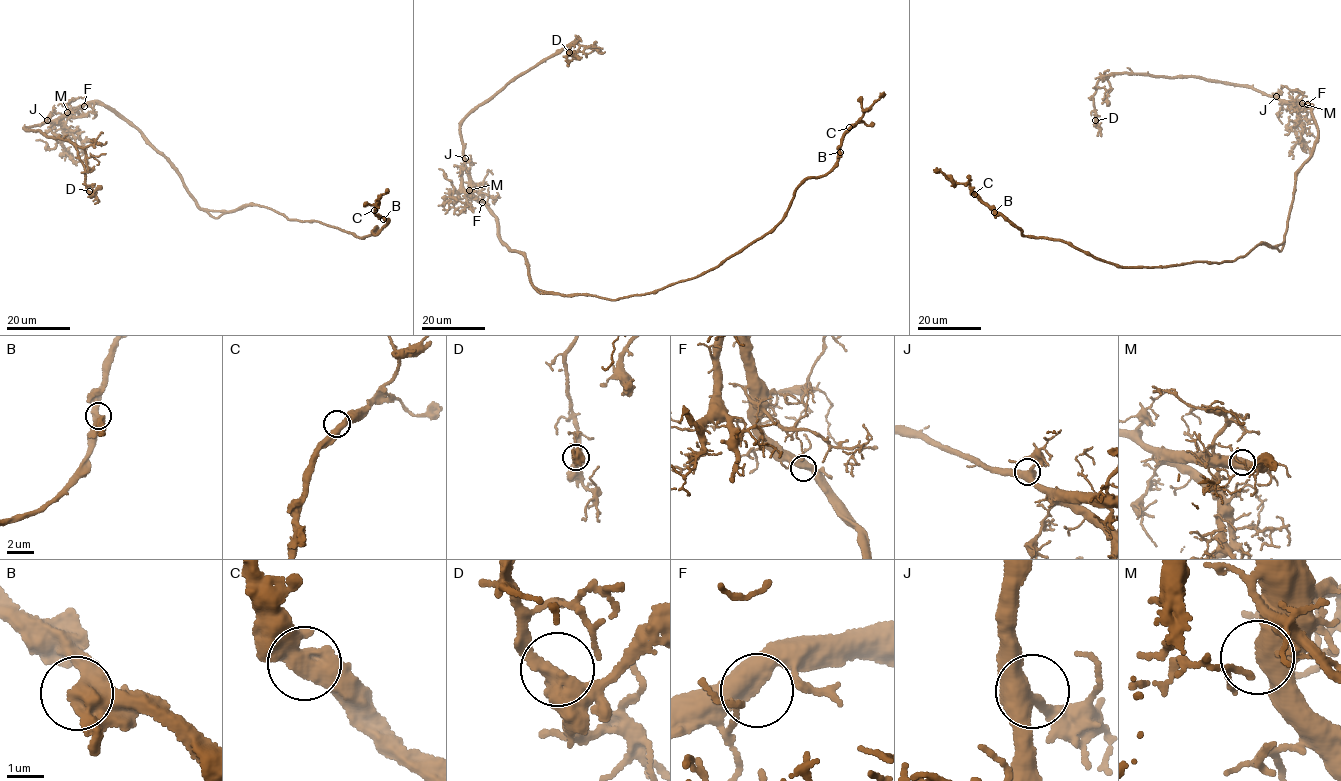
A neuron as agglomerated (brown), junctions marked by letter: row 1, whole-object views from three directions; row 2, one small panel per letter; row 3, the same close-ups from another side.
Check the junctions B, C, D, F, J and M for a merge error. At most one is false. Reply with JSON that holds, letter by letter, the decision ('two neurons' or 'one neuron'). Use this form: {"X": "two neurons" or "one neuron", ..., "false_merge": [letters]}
{"B": "one neuron", "C": "one neuron", "D": "one neuron", "F": "one neuron", "J": "one neuron", "M": "one neuron", "false_merge": []}

